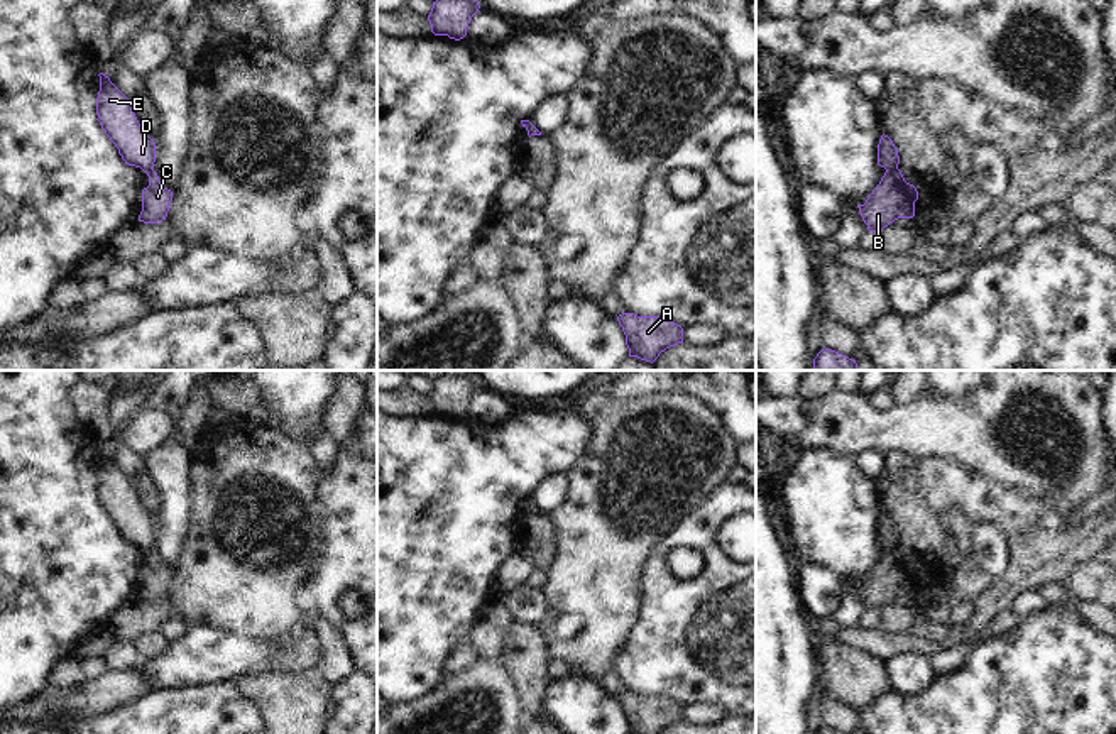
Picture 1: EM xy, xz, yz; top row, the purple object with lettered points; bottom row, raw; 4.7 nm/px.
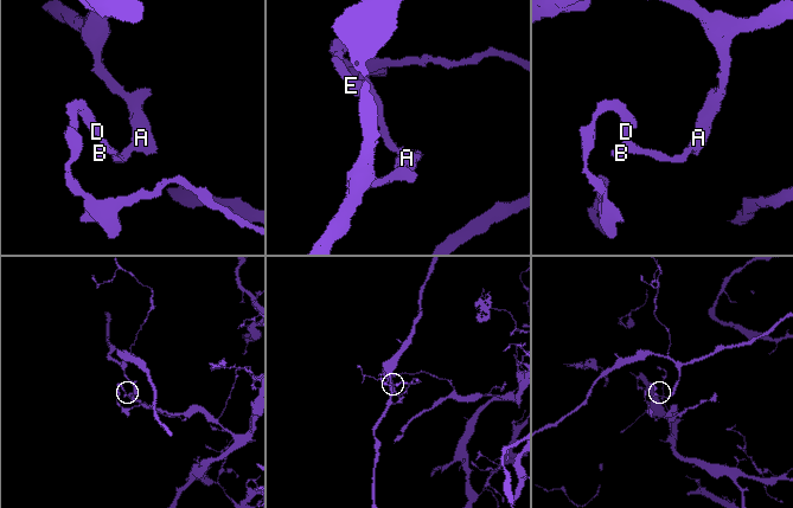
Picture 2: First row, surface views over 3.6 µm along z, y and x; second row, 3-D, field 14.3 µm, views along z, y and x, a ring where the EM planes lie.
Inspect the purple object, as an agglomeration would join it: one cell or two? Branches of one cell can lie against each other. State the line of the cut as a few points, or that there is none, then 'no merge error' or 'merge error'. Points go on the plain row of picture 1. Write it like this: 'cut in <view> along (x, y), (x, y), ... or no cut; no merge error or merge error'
cut in yz along (897, 545), (886, 550); merge error

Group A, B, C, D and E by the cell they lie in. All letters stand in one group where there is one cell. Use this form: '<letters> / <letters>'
A B C / D E

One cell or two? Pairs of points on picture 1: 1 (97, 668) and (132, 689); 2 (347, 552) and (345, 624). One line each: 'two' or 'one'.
1: two
2: one

